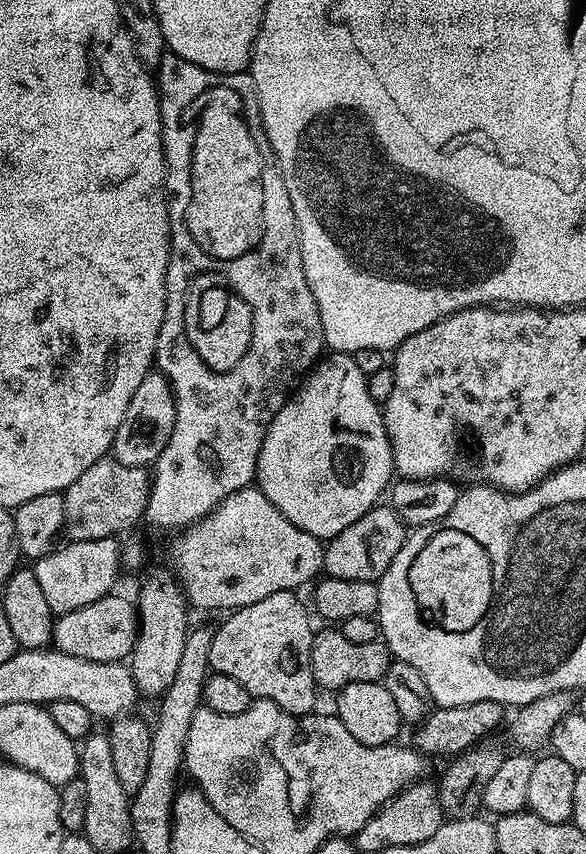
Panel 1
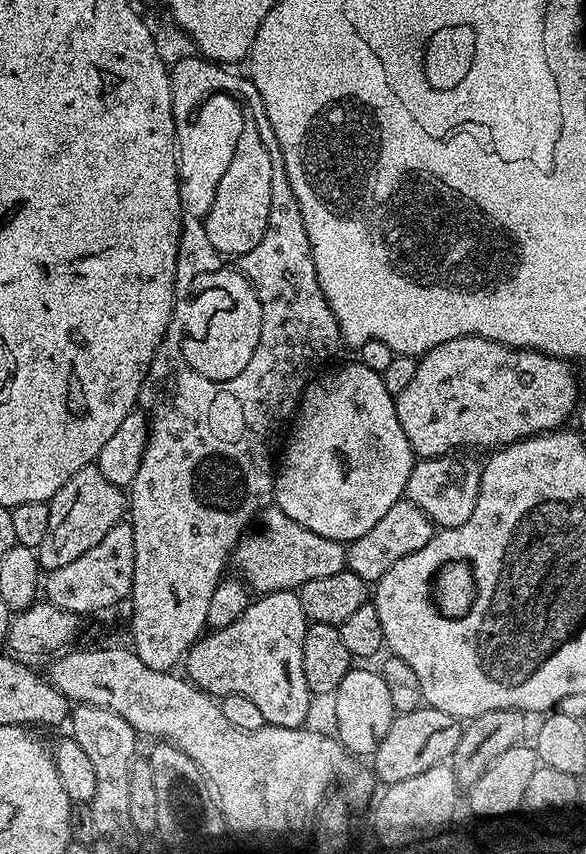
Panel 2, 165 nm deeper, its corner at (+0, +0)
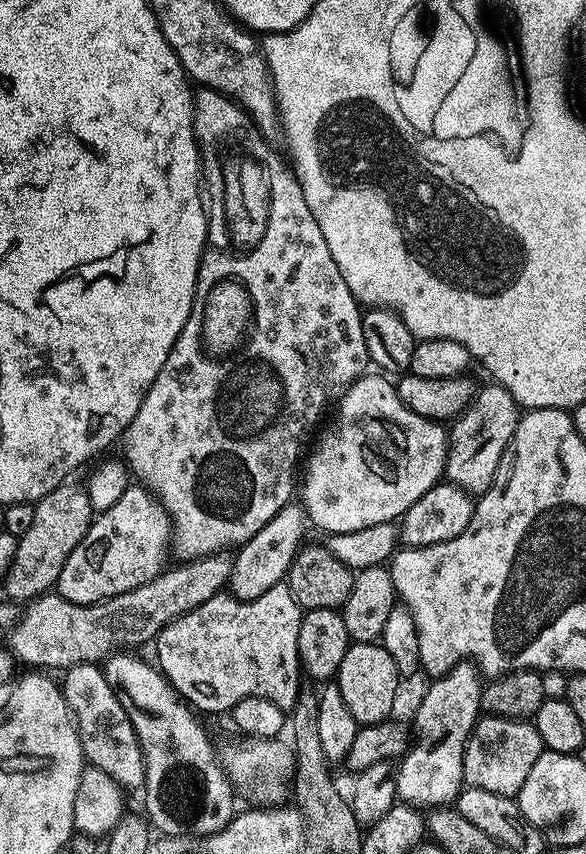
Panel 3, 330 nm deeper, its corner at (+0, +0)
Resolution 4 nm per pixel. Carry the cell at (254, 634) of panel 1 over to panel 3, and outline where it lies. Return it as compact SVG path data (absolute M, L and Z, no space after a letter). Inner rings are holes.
M284 582L270 586L266 594L253 600L238 600L231 594L221 594L202 602L202 606L190 610L185 616L179 616L160 631L154 641L157 660L155 663L169 684L197 713L228 714L242 698L257 696L274 702L274 706L288 714L296 705L302 691L302 669L298 654L298 626L301 615L300 605Z

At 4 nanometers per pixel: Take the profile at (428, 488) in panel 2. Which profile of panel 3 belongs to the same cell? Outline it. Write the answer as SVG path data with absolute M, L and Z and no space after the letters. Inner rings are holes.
M495 382L473 395L469 405L451 421L448 432L448 457L444 462L447 483L479 498L494 482L498 462L516 429L518 405L508 391Z

